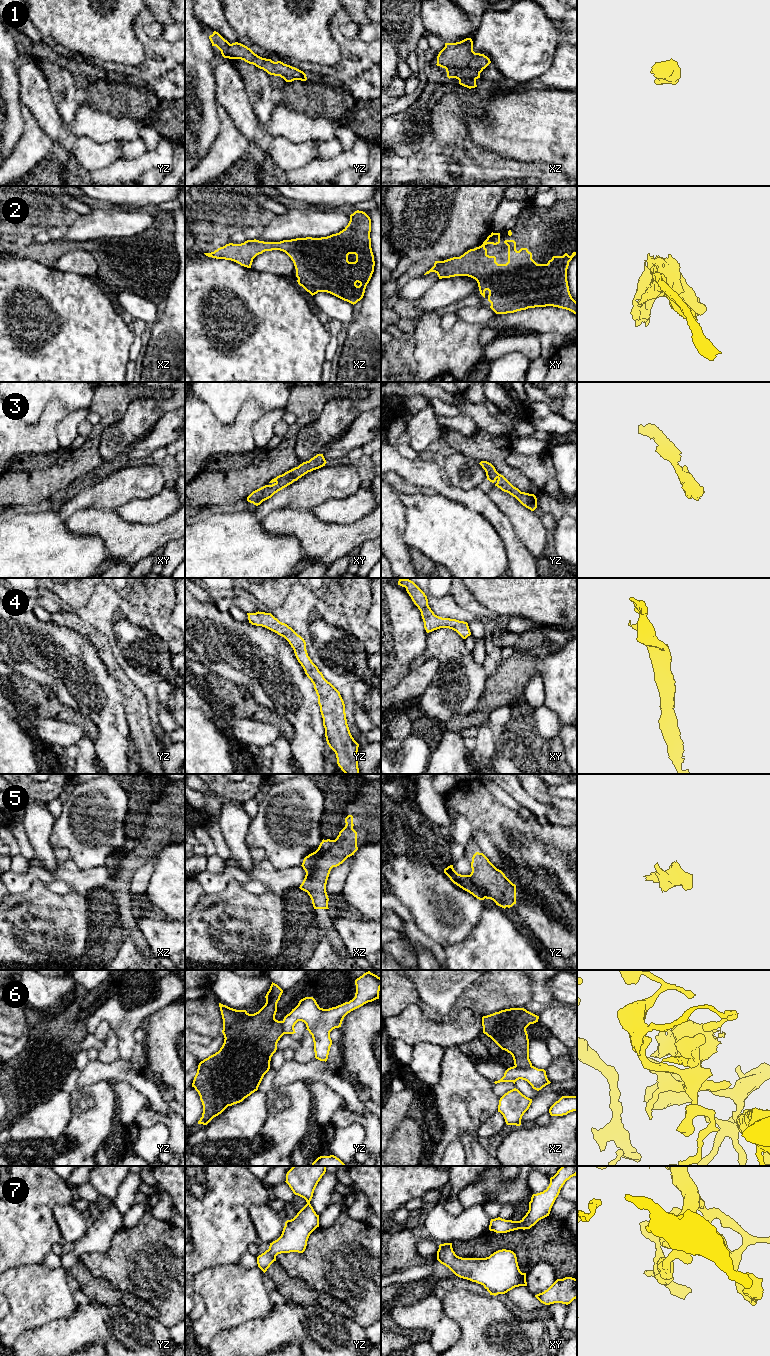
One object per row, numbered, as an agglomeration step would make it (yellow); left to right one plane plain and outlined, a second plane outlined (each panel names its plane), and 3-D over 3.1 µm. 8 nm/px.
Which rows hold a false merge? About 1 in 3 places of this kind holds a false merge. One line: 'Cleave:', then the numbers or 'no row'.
Cleave: 6

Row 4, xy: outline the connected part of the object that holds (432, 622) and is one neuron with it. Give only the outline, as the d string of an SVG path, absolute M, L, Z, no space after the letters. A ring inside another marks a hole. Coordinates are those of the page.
M401 578L398 585L405 587L414 604L421 612L424 628L427 633L440 628L449 628L456 631L463 639L471 635L467 622L456 619L442 618L434 614L428 605L425 593L411 580Z

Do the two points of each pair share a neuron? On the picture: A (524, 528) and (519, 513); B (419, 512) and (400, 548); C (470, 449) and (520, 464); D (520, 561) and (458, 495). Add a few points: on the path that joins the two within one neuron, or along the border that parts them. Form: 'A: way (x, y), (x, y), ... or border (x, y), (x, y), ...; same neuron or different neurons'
A: way (524, 524), (520, 517); same neuron
B: border (405, 517), (403, 540), (409, 548); different neurons
C: border (511, 449), (506, 462), (524, 475); different neurons
D: way (511, 541), (503, 526), (478, 501); same neuron

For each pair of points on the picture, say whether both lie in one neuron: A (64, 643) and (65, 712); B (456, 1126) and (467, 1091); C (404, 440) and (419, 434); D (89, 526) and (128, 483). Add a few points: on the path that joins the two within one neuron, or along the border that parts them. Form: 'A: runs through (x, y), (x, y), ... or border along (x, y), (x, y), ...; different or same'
A: border along (49, 689), (61, 702), (70, 706), (83, 717); different
B: runs through (461, 1117), (464, 1100); same
C: border along (406, 429), (409, 435), (409, 444), (418, 452); different
D: border along (116, 508), (96, 509), (88, 507), (79, 510); different

